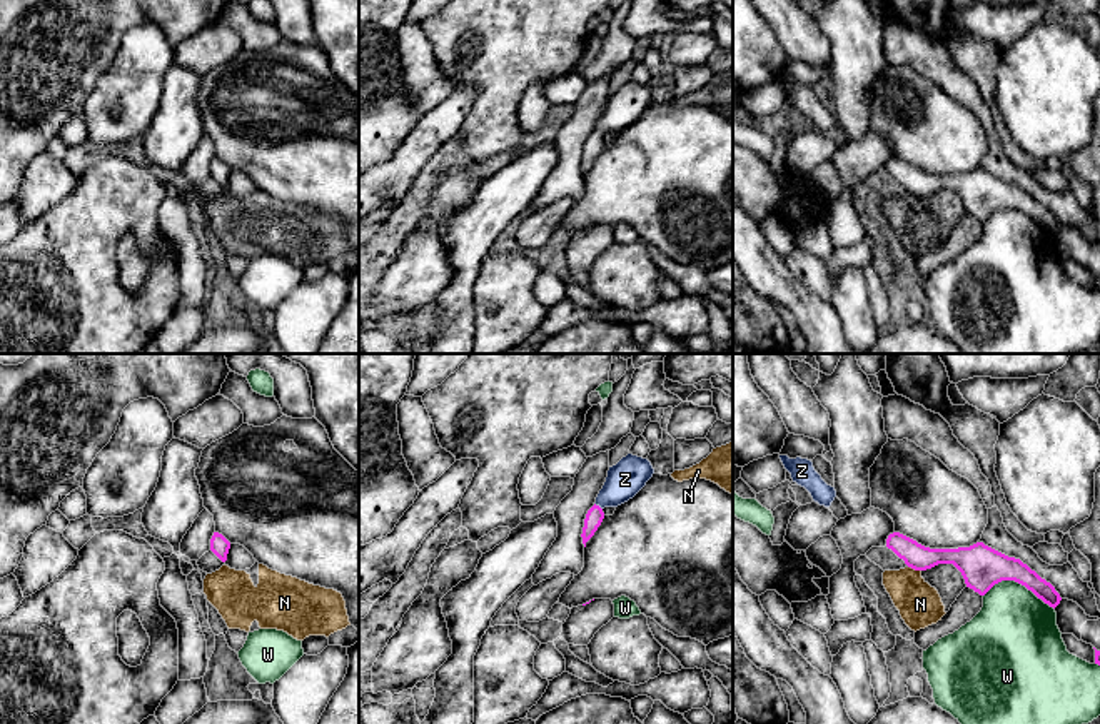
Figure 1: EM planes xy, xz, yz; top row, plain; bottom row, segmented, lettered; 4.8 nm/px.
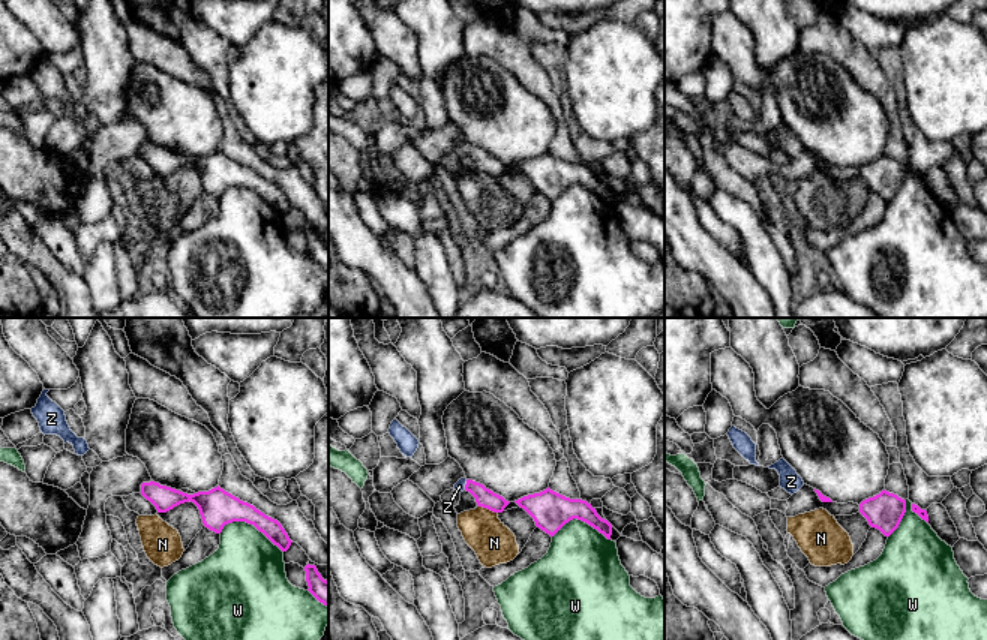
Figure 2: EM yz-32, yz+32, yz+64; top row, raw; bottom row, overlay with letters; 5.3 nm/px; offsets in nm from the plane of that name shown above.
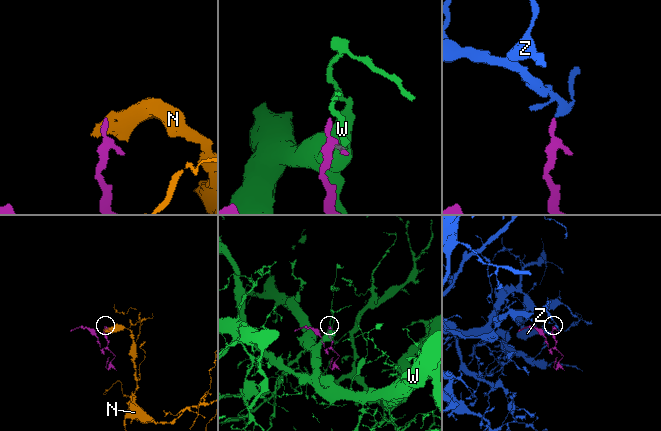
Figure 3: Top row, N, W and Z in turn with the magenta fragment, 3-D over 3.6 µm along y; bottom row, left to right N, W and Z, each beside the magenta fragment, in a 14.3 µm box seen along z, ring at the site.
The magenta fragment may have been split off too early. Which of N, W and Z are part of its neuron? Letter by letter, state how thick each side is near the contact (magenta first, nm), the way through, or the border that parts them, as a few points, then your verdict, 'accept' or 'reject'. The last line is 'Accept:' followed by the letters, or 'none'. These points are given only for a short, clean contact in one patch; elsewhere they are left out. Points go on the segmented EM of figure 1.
N: 120/200 nm | along yz (908, 566), (920, 571) | reject
W: 200/420 nm | reject
Z: 90/170 nm | across xz (595, 516), (598, 506), (625, 479) | accept
Accept: Z

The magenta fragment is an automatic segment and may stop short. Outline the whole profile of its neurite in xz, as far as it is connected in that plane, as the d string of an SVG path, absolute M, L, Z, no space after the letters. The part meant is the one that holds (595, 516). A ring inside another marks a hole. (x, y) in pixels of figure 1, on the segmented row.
M628 454L616 465L609 467L606 482L584 519L581 534L584 547L604 519L603 509L618 507L633 499L653 474L654 469L651 462L633 454Z

